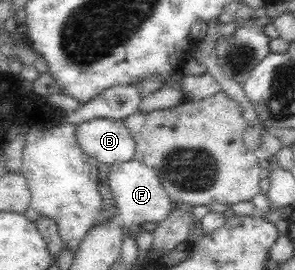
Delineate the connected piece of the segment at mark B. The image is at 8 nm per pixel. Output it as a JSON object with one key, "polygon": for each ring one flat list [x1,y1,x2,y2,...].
{"polygon":[[97,117,77,124,75,134,81,149,105,165,133,161,137,151,133,136,121,120]]}

